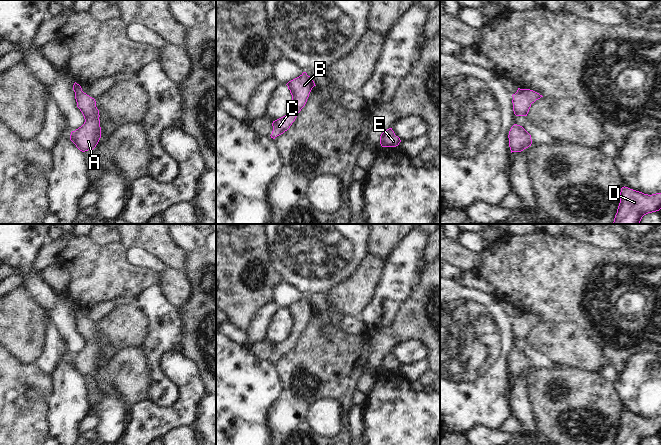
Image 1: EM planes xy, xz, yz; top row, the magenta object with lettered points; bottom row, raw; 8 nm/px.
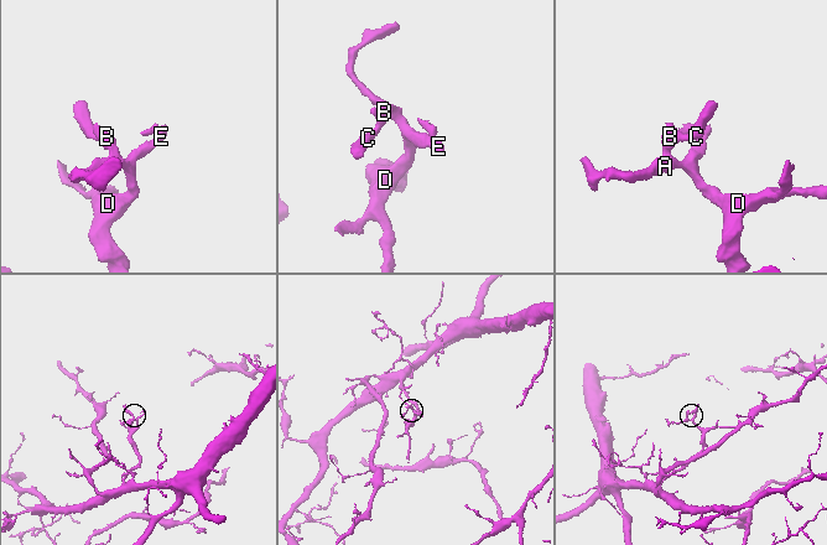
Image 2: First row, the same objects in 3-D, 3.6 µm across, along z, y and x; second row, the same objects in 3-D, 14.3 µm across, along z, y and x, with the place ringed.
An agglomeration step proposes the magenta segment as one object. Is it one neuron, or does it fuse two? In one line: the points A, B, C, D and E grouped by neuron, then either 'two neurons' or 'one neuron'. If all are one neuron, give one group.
A B C D E; one neuron

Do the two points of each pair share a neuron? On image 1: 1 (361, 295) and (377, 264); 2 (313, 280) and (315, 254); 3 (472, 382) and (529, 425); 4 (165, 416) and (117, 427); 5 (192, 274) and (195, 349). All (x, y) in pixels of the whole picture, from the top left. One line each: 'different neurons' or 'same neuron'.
1: same neuron
2: same neuron
3: different neurons
4: different neurons
5: same neuron

